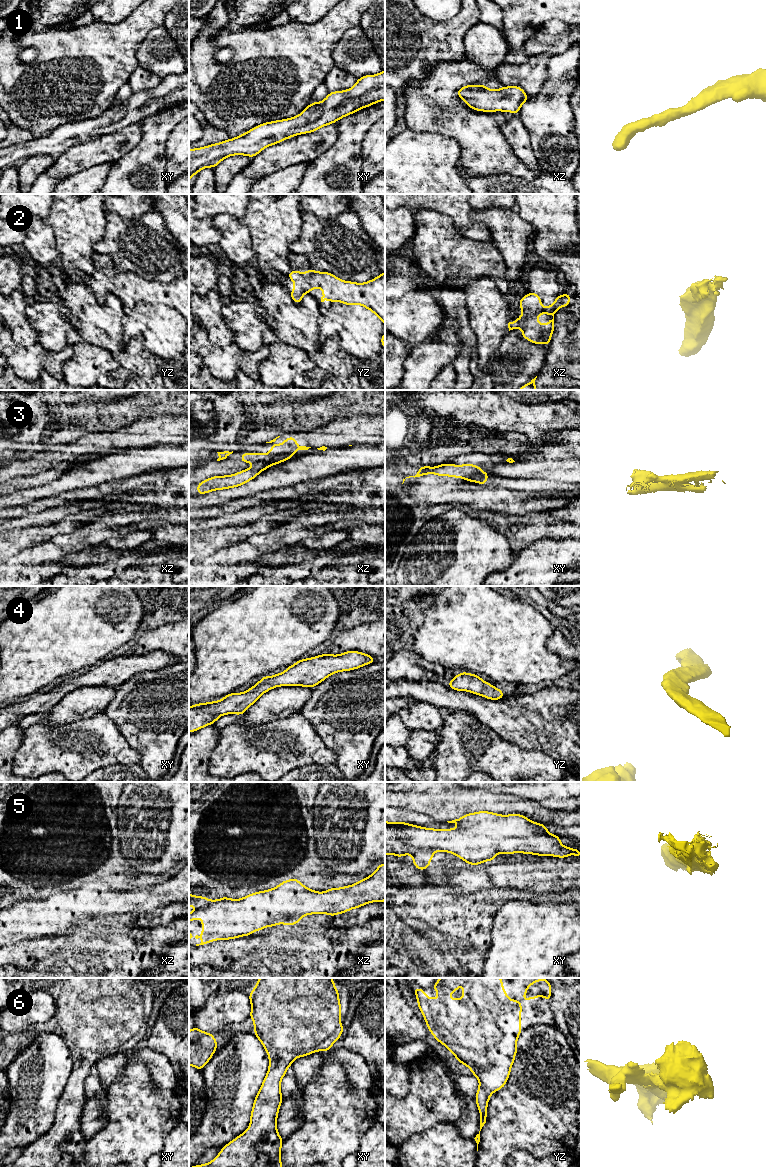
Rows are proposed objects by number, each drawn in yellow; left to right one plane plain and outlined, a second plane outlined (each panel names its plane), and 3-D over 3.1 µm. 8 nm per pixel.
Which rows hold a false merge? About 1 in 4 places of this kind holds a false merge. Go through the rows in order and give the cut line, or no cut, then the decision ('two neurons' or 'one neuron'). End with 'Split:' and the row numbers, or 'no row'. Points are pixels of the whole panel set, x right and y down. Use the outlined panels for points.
1: no cut; one neuron
2: no cut; one neuron
3: cut in xz along (290, 456), (273, 456), (254, 464); two neurons
4: no cut; one neuron
5: no cut; one neuron
6: no cut; one neuron
Split: 3

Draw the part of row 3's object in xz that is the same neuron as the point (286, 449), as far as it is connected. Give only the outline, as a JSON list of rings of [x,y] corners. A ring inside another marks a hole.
[[[291,436],[284,439],[284,443],[282,445],[272,445],[270,452],[268,454],[261,454],[261,453],[241,453],[240,461],[243,463],[245,462],[252,462],[257,464],[259,462],[264,462],[270,458],[276,456],[286,456],[292,457],[293,454],[298,450],[308,450],[311,447],[306,446],[298,446],[295,436]]]

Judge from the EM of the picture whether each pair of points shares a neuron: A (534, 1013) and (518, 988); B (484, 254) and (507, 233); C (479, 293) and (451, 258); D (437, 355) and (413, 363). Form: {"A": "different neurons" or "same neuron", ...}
{"A": "same neuron", "B": "different neurons", "C": "different neurons", "D": "same neuron"}

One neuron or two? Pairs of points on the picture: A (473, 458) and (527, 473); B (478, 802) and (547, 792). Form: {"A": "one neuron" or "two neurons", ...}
{"A": "two neurons", "B": "two neurons"}

